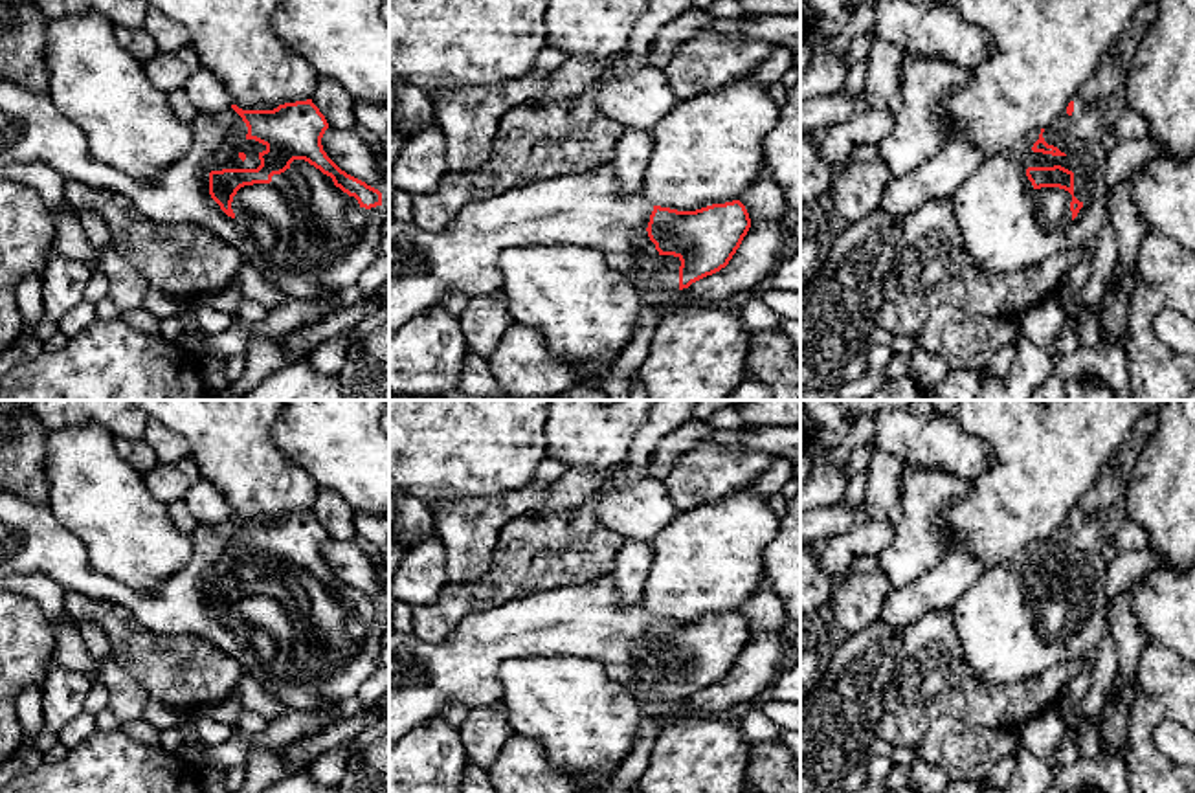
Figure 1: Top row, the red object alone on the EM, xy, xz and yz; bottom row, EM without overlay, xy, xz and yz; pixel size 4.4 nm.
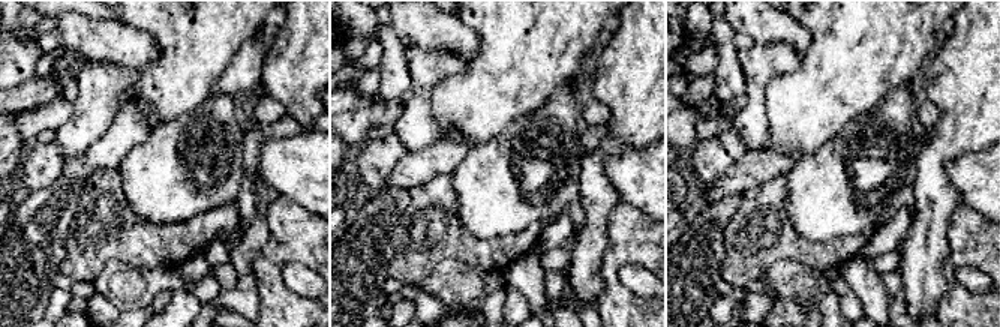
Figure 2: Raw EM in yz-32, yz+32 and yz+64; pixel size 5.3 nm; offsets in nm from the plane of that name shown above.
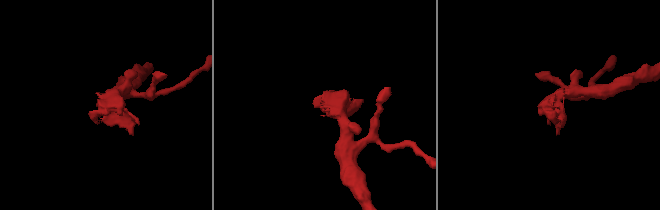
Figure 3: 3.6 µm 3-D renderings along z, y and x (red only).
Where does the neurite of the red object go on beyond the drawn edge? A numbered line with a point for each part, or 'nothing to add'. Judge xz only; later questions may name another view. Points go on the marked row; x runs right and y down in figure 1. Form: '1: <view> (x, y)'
1: xz (590, 208)

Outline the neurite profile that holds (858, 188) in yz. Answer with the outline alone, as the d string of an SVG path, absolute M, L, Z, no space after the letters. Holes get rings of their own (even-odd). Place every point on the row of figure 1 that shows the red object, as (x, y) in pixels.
M879 158L870 162L850 160L833 176L833 213L848 224L865 220L877 211L892 174Z

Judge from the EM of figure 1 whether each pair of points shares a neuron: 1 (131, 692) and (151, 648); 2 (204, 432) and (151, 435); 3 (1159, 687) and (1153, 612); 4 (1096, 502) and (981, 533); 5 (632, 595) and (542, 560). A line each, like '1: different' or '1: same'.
1: different
2: different
3: different
4: different
5: different

